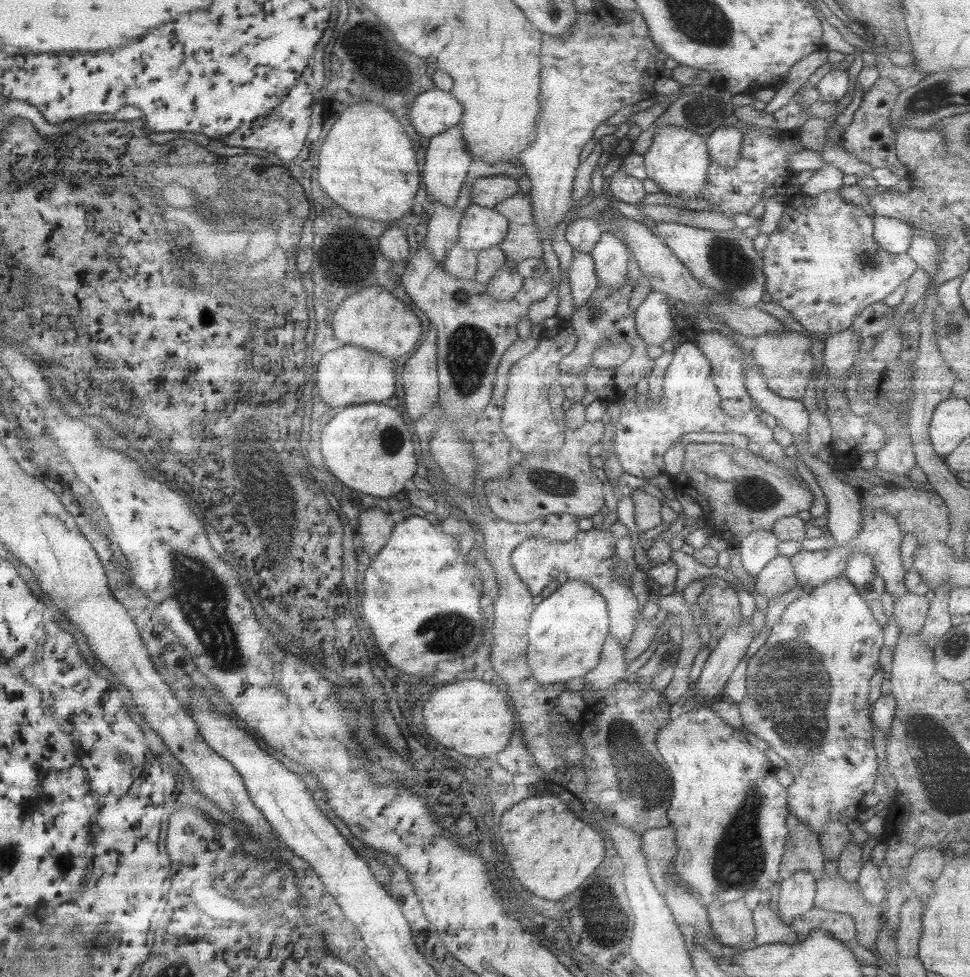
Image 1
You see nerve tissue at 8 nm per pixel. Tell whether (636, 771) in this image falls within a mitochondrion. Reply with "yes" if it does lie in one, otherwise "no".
yes

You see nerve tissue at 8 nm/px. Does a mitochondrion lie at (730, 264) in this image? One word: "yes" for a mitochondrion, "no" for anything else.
yes

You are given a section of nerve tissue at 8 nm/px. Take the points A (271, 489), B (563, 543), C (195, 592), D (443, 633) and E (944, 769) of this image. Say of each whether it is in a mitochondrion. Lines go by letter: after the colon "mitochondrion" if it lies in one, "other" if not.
A: mitochondrion
B: other
C: mitochondrion
D: mitochondrion
E: mitochondrion

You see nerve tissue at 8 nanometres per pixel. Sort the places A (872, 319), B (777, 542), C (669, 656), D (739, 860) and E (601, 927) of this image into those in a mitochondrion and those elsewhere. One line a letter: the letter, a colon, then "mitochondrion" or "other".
A: other
B: other
C: other
D: mitochondrion
E: mitochondrion

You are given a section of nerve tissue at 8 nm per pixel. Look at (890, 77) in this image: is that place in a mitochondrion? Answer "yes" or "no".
no

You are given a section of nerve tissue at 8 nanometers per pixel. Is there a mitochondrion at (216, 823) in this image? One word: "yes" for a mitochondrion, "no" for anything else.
no

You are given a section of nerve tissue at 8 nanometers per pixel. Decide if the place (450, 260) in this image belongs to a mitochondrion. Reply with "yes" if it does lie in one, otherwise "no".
no

